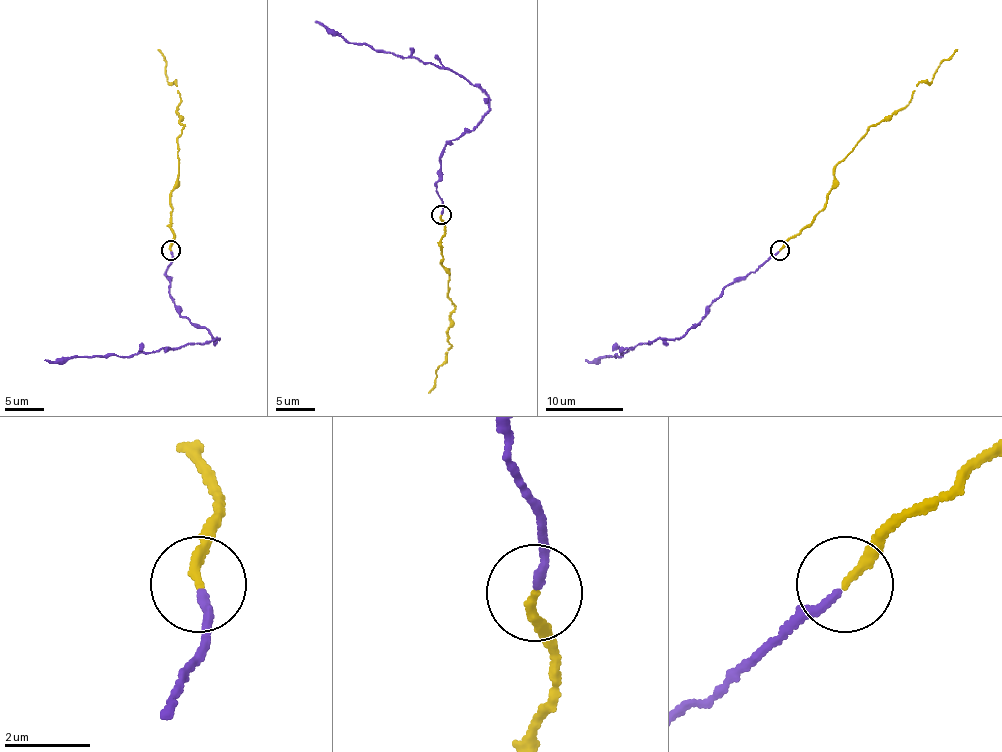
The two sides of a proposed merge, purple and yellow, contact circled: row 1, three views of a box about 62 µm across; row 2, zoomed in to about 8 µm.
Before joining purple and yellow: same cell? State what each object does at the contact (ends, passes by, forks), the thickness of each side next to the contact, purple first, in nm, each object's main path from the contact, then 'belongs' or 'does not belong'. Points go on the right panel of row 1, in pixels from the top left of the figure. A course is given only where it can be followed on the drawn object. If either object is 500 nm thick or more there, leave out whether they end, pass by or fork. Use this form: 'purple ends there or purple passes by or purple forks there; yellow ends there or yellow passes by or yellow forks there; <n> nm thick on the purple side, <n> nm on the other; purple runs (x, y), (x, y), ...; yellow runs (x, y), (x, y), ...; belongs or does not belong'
purple ends there; yellow ends there; 190 nm thick on the purple side, 220 nm on the other; purple runs (778, 252), (754, 271), (737, 277), (681, 337), (640, 343), (619, 357), (585, 359); yellow runs (780, 250), (824, 207), (834, 168), (871, 125), (896, 114), (920, 83), (931, 81), (935, 69), (957, 50); belongs

